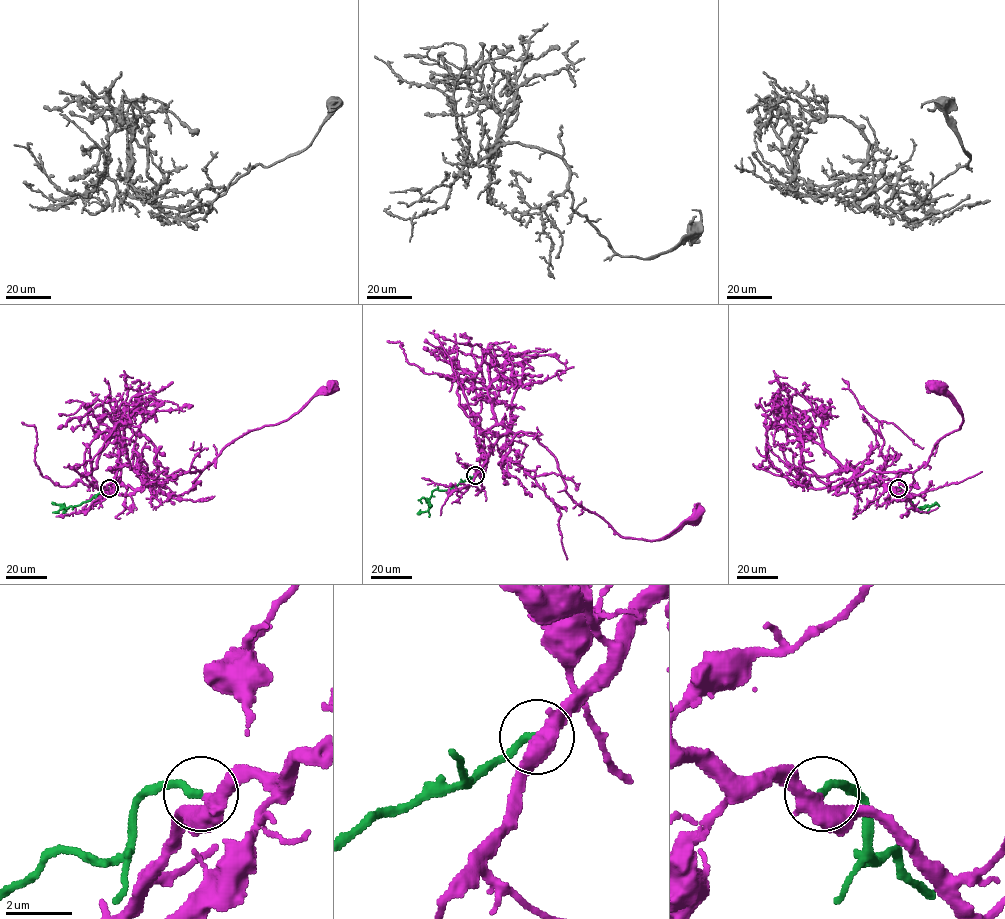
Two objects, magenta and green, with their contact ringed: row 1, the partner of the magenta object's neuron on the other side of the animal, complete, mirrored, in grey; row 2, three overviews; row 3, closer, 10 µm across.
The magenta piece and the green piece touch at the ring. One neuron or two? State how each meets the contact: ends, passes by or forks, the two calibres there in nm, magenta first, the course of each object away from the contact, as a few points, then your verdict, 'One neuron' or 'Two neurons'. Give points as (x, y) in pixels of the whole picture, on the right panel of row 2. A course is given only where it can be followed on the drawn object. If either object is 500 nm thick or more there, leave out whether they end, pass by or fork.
At the ring magenta passes by. At the ring green ends. Thickness 440 nm (magenta) against 220 nm. Course of magenta: (898, 488), (859, 489), (854, 481), (870, 469), (914, 472), (960, 428), (961, 409), (934, 385). Course of green: (898, 488), (914, 509), (932, 504). One neuron

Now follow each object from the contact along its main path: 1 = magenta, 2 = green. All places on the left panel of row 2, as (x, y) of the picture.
1: (109, 488), (123, 484), (141, 488), (164, 482), (180, 469), (200, 472), (243, 434), (288, 419), (333, 385)
2: (109, 488), (67, 509), (54, 504)

